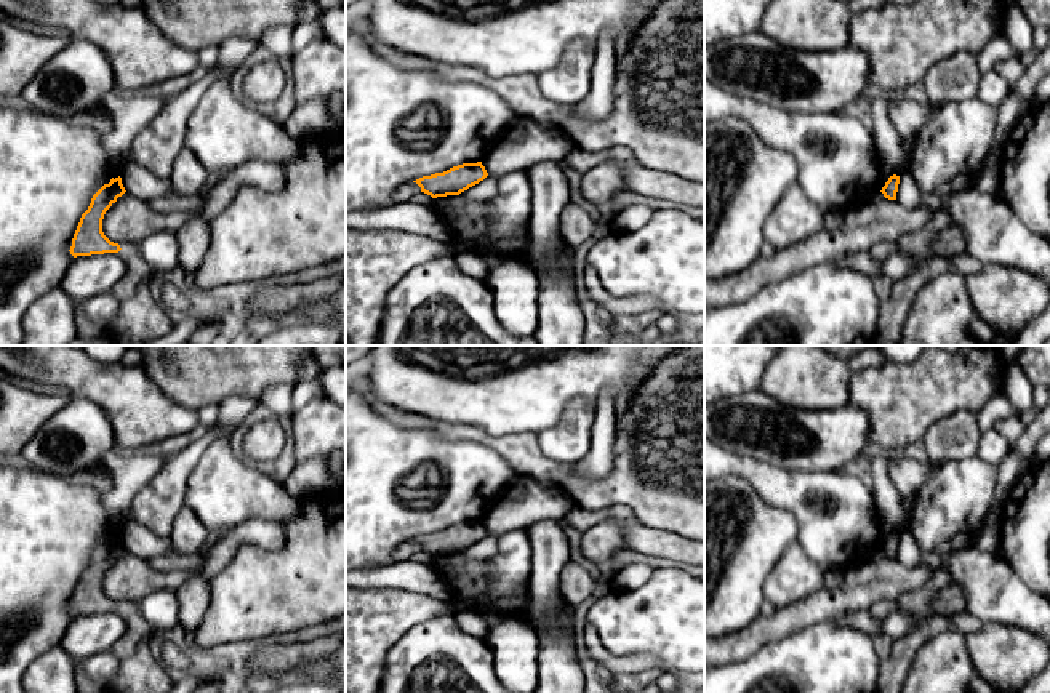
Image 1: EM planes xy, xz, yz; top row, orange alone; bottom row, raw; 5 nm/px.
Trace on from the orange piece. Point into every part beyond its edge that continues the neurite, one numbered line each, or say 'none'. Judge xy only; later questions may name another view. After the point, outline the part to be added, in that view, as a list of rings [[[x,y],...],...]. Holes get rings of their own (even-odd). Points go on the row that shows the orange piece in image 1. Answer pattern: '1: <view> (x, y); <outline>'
1: xy (138, 271); [[[118,243],[120,251],[118,254],[126,262],[126,274],[125,277],[114,286],[112,294],[117,296],[120,301],[131,298],[139,283],[144,280],[154,280],[157,272],[154,272],[144,258],[141,256],[139,246],[136,243]]]

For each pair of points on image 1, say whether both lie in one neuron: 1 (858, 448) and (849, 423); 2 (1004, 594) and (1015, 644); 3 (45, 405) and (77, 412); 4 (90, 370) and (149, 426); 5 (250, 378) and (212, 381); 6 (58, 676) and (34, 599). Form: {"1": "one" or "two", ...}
{"1": "one", "2": "two", "3": "two", "4": "one", "5": "one", "6": "two"}

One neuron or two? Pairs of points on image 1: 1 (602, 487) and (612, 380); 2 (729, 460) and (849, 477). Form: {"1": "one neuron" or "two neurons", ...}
{"1": "two neurons", "2": "one neuron"}

